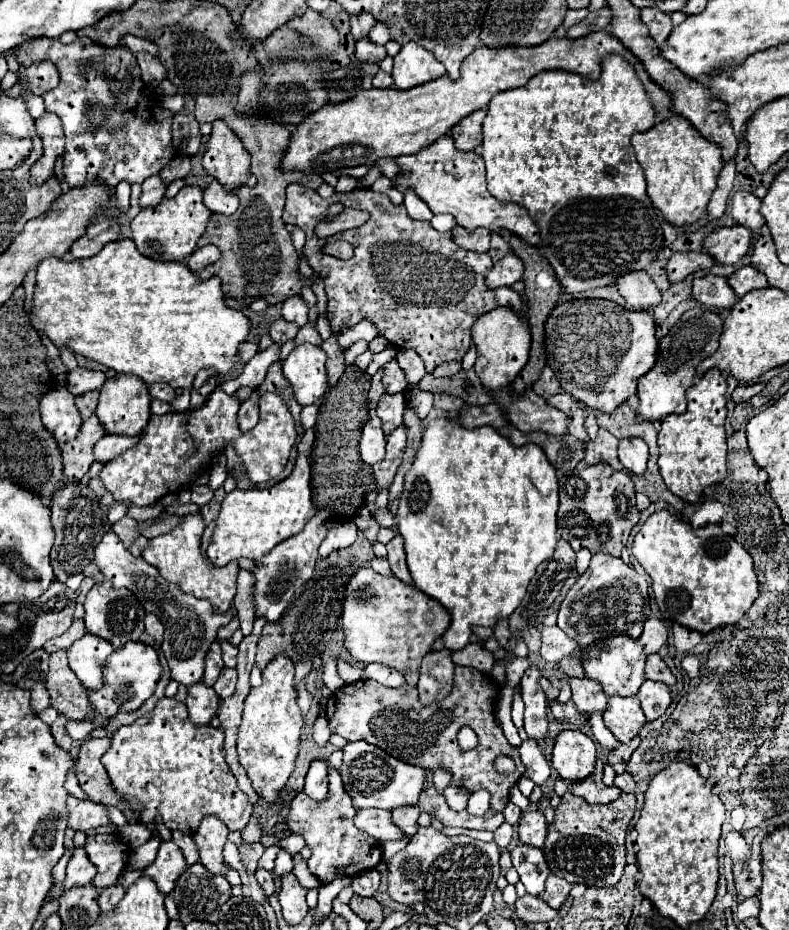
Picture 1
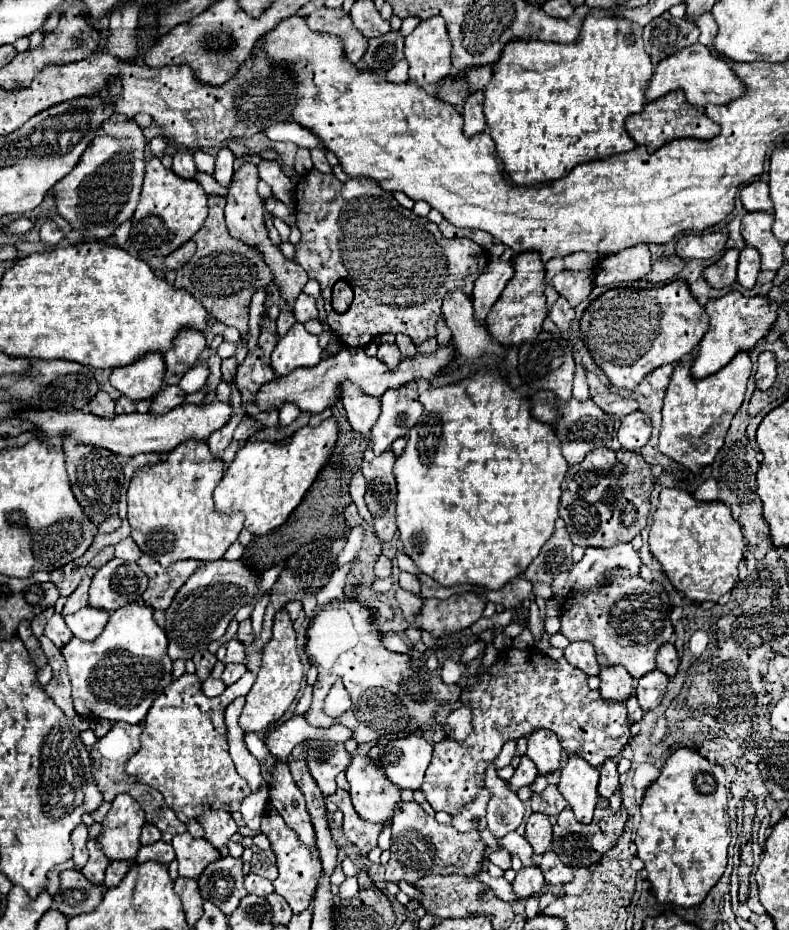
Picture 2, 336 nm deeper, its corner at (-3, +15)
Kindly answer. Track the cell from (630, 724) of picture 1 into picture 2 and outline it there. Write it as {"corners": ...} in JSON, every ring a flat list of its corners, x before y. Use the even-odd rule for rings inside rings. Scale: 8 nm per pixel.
{"corners":[[623,666,601,668,599,678,601,678,599,694,605,700,625,702,633,694,633,678,629,676,629,672]]}

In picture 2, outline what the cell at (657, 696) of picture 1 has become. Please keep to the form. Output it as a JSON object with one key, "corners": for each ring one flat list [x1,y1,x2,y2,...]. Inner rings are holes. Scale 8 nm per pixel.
{"corners":[[659,670,649,672,637,680,635,694,645,712,653,710,655,706,661,704,661,700,665,698,665,692,667,692,667,684,669,684,669,678]]}

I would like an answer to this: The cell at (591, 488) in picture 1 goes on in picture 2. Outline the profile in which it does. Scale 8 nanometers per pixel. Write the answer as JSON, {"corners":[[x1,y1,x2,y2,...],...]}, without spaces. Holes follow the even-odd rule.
{"corners":[[605,446,589,452,583,462,569,468,563,480,559,516,565,520,573,544,583,548,611,548,617,542,631,542,647,526,649,494,655,482,651,466,639,452,625,448,609,450]]}

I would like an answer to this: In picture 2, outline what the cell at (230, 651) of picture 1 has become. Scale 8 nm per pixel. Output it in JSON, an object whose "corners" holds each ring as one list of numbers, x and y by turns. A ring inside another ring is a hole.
{"corners":[[243,620,243,622,239,624,237,640,241,640,241,642,247,646,249,642,253,642,253,638,255,638,255,634,253,634,253,628,251,628,251,620]]}

